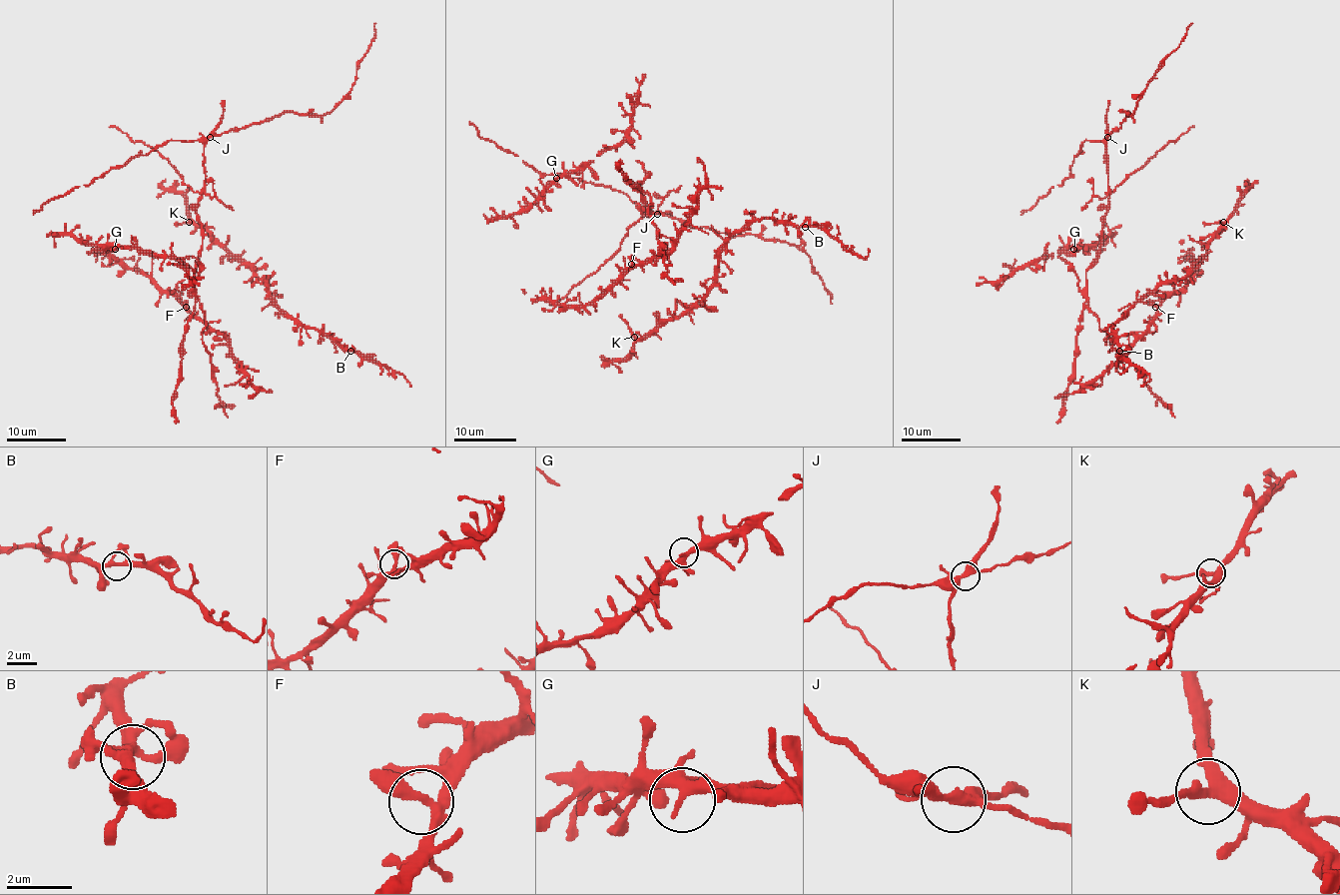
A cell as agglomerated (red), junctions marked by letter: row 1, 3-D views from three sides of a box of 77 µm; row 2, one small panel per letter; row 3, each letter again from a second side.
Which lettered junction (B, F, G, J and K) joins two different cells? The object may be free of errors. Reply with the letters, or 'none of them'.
J

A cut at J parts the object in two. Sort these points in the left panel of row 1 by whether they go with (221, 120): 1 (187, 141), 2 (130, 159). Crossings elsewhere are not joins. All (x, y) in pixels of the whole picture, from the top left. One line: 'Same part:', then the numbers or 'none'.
Same part: none

